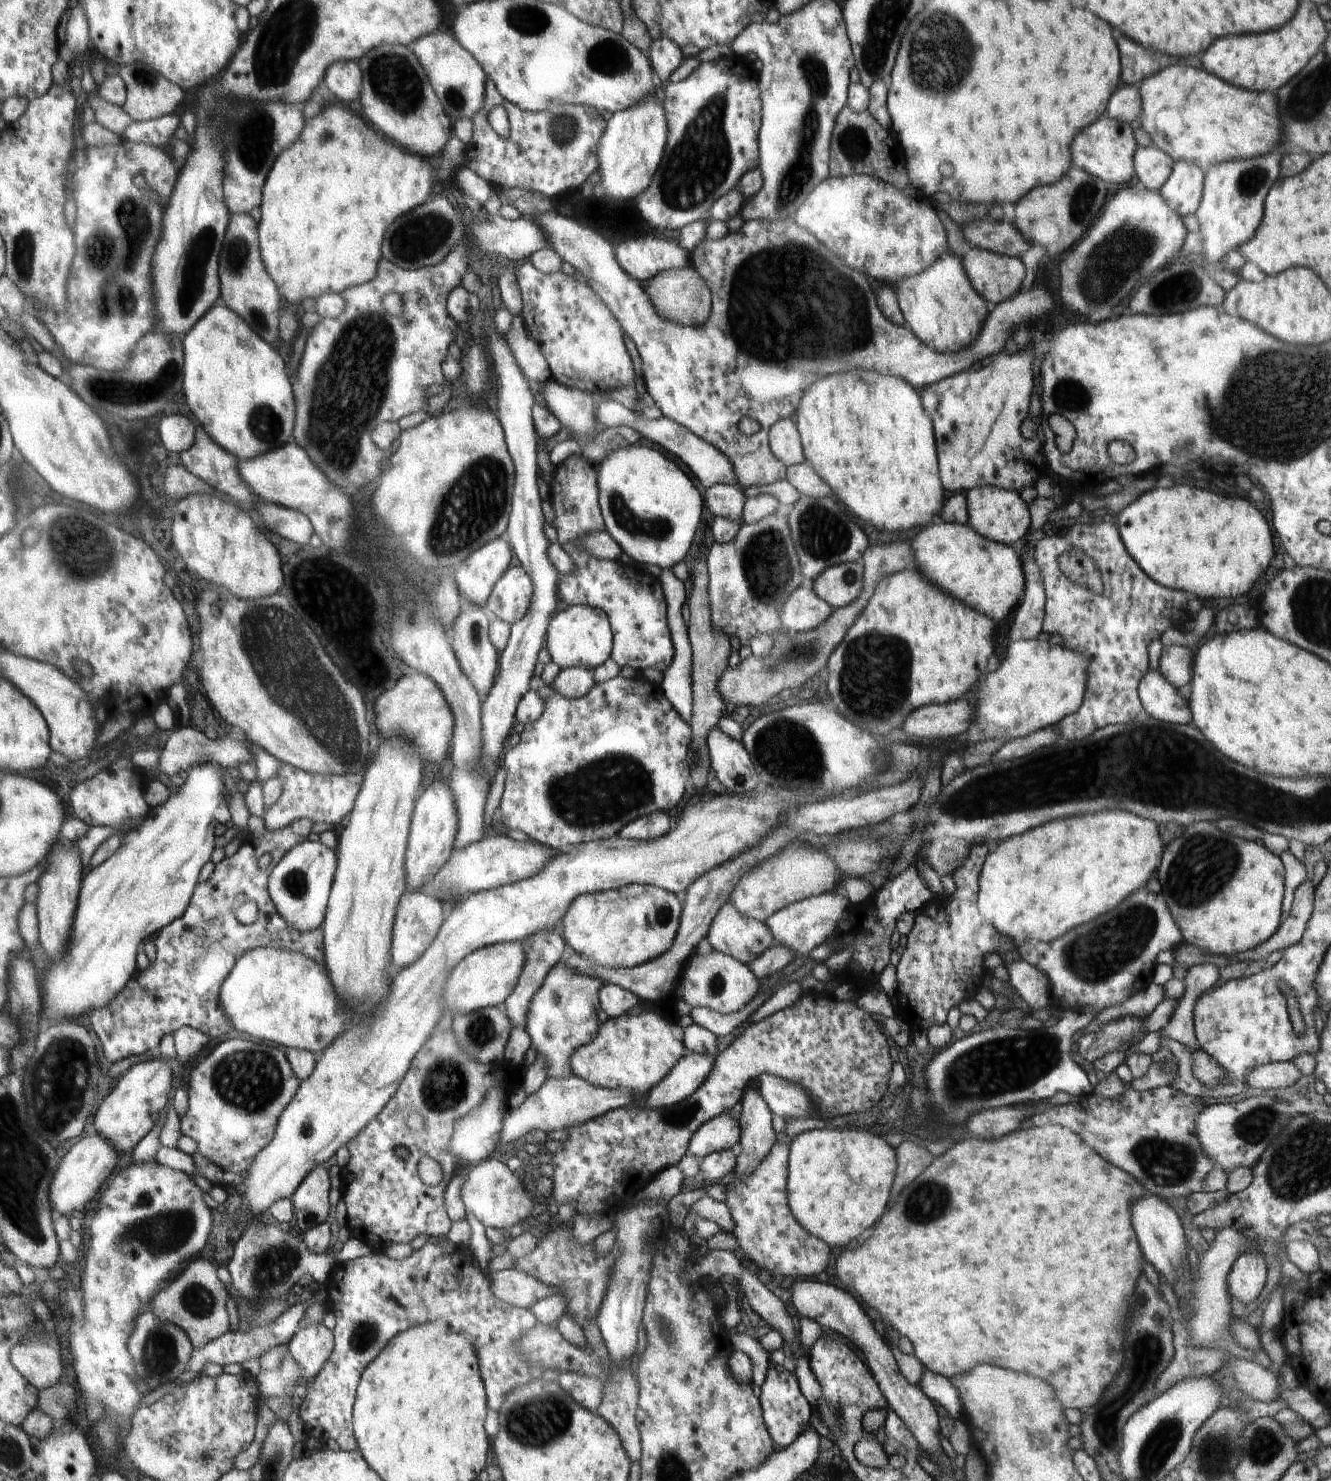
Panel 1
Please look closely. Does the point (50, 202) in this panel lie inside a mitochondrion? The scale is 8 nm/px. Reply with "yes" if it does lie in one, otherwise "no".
no

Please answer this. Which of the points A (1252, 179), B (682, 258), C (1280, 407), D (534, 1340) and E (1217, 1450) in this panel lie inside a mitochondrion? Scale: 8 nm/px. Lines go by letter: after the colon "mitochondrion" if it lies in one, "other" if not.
A: mitochondrion
B: other
C: mitochondrion
D: other
E: mitochondrion

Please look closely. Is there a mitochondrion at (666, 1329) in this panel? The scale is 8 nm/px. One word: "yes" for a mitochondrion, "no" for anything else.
yes

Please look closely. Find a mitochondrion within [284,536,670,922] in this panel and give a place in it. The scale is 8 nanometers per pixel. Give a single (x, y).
(613, 787)

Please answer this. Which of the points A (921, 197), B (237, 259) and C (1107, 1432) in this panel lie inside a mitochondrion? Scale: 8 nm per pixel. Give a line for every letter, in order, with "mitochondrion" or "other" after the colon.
A: other
B: mitochondrion
C: mitochondrion

